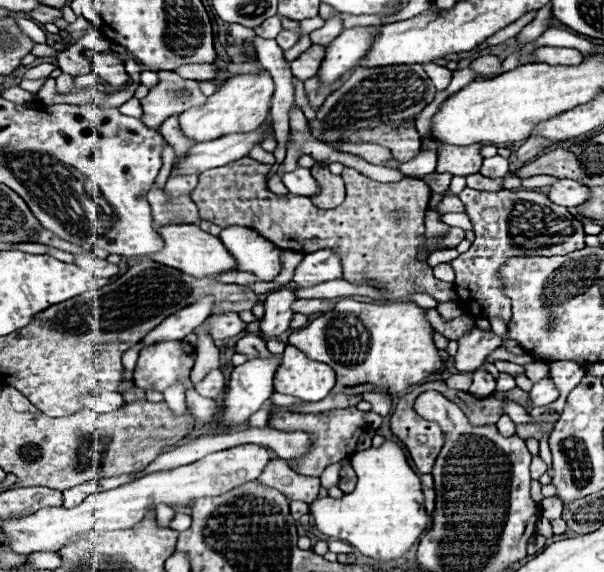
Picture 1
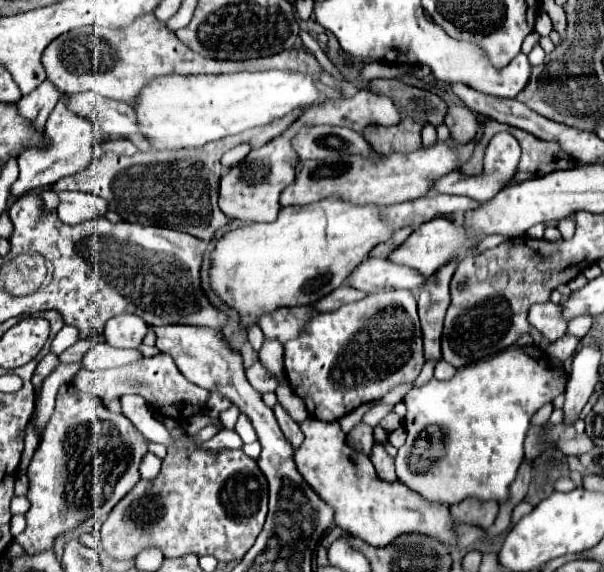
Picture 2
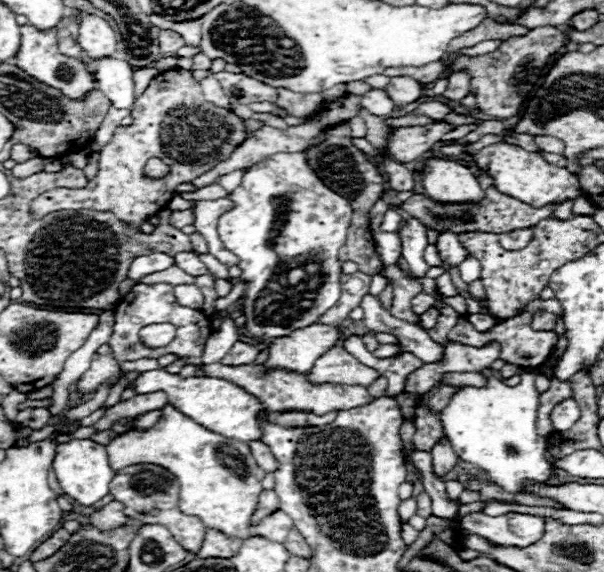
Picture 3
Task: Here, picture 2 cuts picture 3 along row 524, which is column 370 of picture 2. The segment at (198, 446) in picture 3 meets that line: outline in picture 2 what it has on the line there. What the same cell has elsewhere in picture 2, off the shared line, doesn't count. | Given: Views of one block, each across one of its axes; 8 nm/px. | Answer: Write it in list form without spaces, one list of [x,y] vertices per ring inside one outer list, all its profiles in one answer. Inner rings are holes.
[[[328,198],[308,206],[280,208],[280,214],[274,222],[254,222],[240,226],[236,230],[226,232],[216,242],[208,270],[210,288],[226,306],[234,308],[240,314],[240,326],[244,332],[248,332],[248,326],[258,324],[258,318],[262,314],[276,312],[278,308],[314,304],[338,286],[342,286],[348,272],[352,272],[352,268],[360,264],[376,244],[388,240],[392,230],[394,228],[388,228],[388,224],[380,220],[380,208],[372,204],[360,208],[344,204],[338,198]]]

